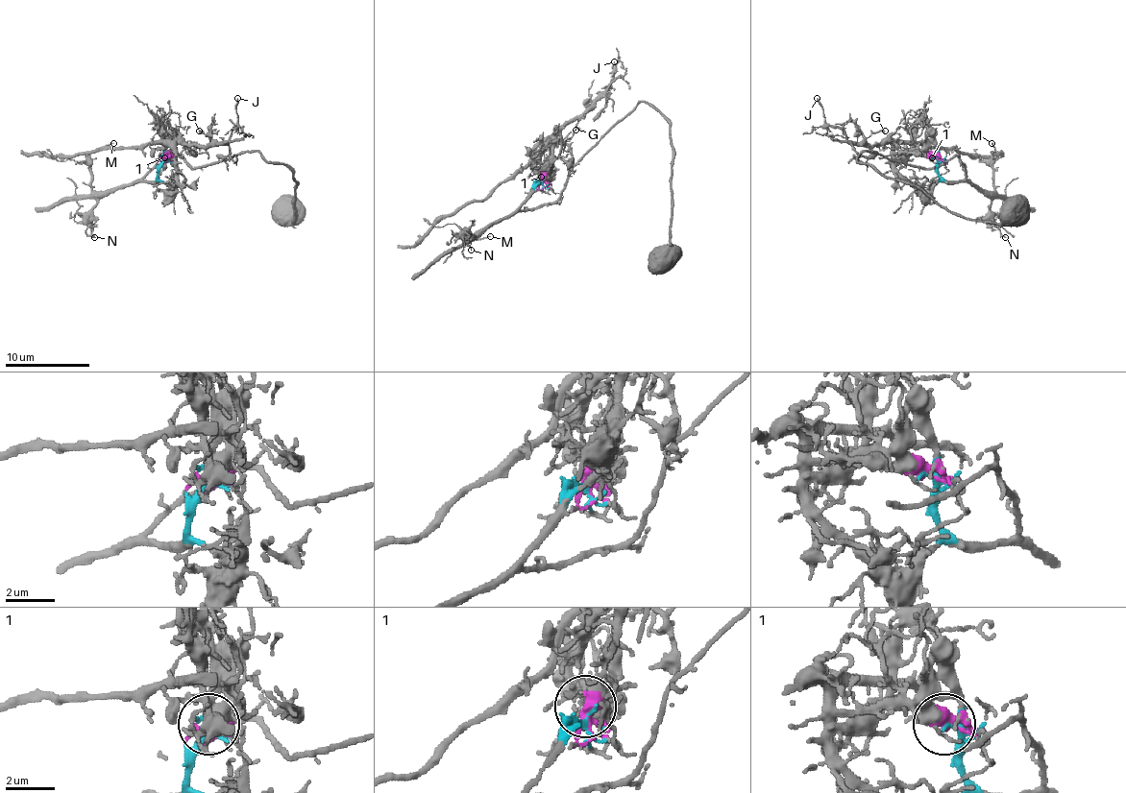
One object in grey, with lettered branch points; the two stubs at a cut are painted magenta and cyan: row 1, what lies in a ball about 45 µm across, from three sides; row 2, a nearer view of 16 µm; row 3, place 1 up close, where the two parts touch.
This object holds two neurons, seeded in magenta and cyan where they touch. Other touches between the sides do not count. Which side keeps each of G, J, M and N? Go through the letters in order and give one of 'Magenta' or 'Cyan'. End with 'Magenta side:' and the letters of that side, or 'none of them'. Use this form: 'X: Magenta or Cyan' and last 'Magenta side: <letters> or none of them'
G: Magenta
J: Magenta
M: Cyan
N: Cyan
Magenta side: G, J

